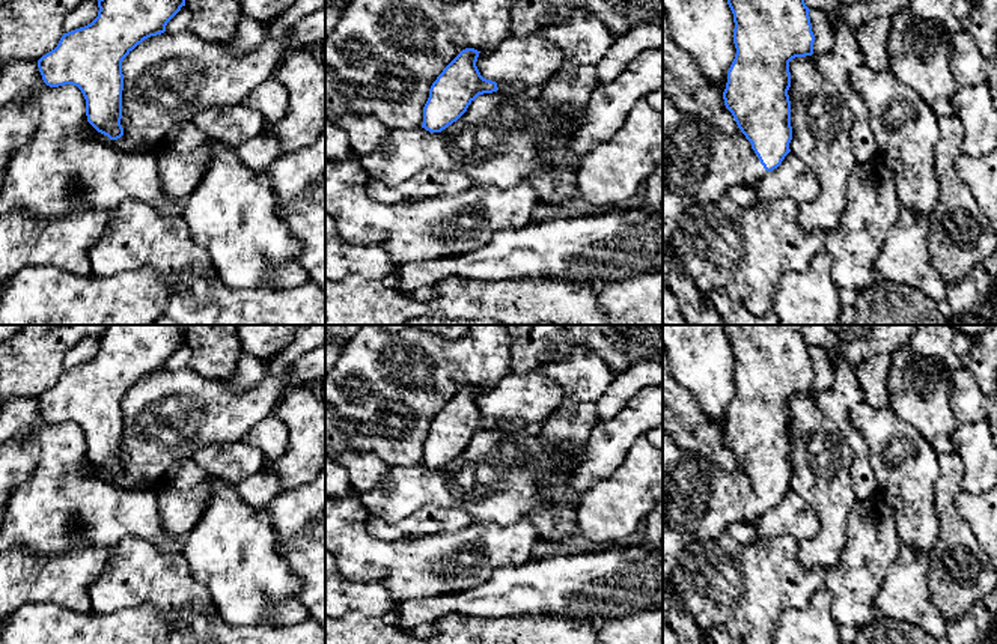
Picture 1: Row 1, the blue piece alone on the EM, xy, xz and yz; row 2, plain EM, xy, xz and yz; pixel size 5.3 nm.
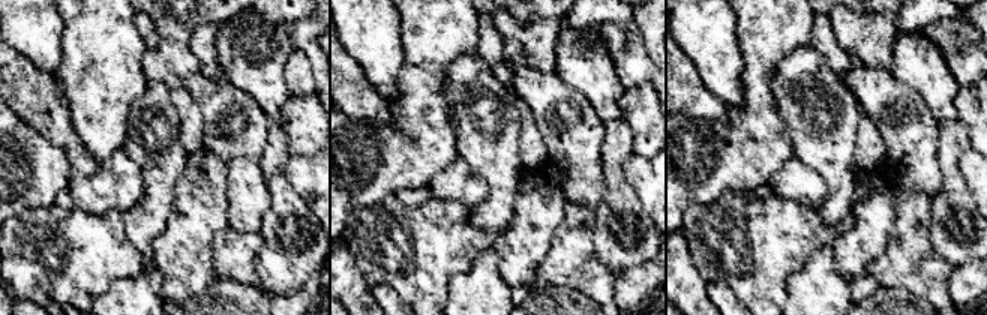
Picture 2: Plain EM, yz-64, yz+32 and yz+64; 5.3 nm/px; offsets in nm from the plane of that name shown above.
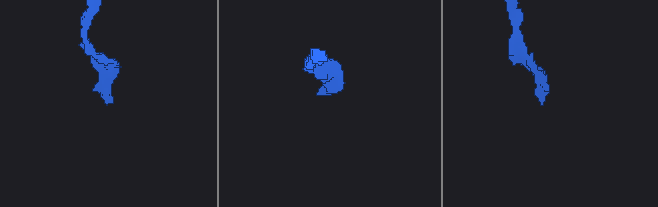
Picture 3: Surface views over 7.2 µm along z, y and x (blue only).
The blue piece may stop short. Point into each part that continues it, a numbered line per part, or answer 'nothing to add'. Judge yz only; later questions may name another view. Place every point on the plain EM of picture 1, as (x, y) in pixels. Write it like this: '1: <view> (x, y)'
1: yz (701, 500)

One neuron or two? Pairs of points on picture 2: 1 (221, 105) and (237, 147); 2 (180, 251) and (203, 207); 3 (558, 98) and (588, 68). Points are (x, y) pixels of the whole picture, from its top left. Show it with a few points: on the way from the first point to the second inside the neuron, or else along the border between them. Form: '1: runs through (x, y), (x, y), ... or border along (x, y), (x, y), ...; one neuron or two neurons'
1: runs through (233, 113), (236, 116), (237, 135); one neuron
2: runs through (188, 240), (197, 218); one neuron
3: border along (554, 69), (587, 99), (594, 111); two neurons

